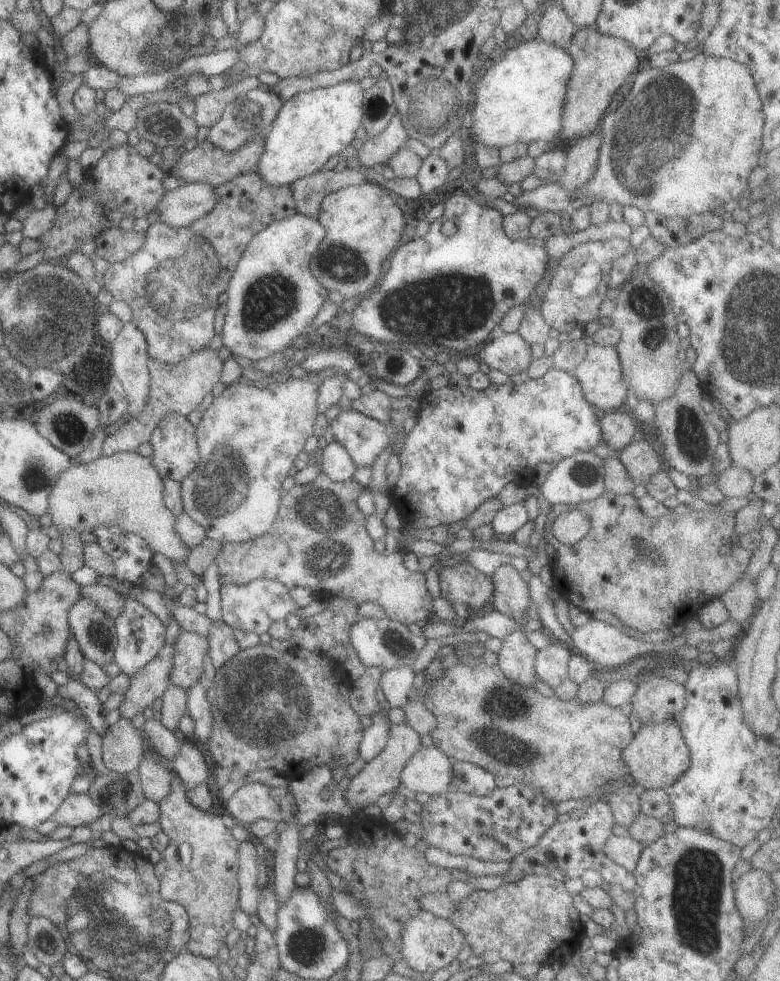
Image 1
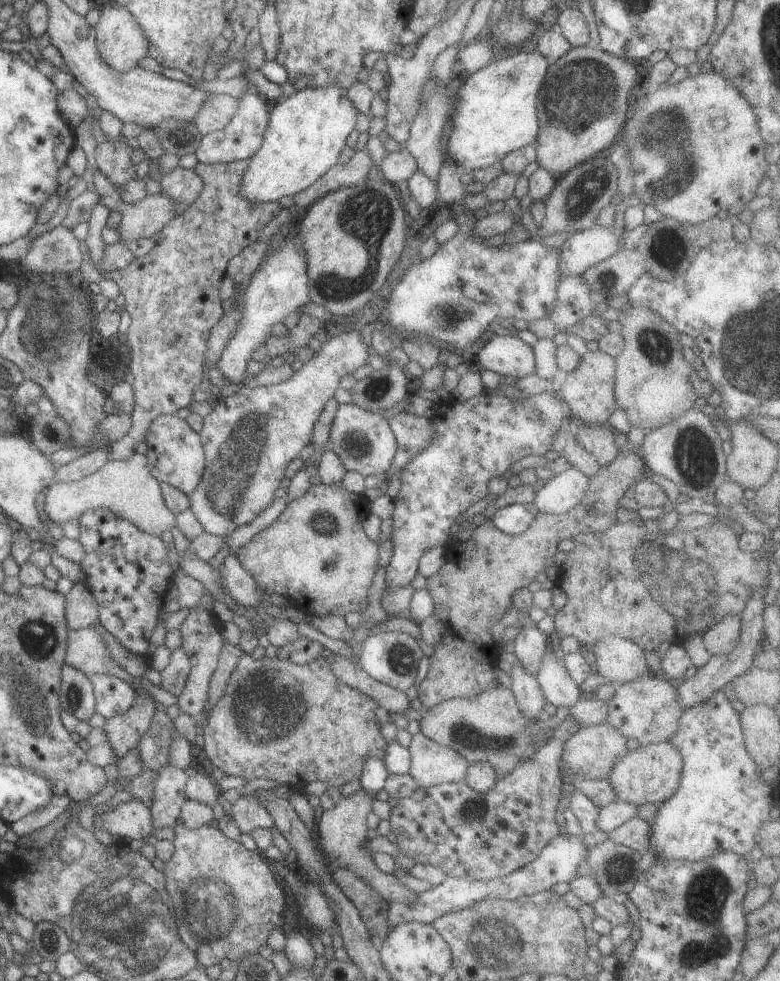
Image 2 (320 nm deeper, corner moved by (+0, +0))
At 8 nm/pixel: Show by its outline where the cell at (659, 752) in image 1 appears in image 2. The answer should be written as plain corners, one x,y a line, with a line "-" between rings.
661,741
639,745
635,750
628,751
613,764
606,780
613,788
615,801
629,802
637,807
645,803
658,806
670,798
677,789
681,768
682,759
677,748
673,748
668,741

